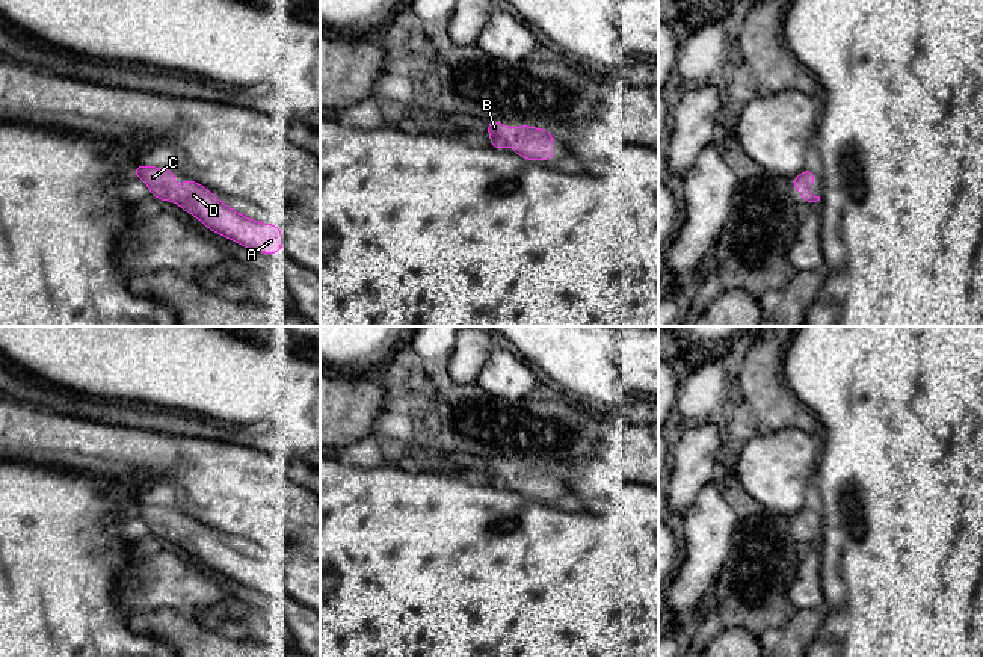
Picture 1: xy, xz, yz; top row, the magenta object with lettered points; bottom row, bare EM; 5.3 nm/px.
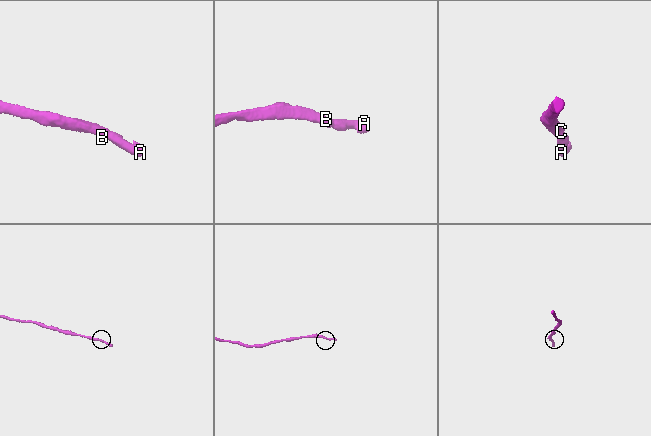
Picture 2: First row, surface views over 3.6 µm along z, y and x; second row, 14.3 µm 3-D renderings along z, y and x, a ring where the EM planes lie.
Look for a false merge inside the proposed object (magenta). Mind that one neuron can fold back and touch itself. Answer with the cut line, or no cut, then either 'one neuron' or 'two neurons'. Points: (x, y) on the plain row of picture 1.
no cut; one neuron

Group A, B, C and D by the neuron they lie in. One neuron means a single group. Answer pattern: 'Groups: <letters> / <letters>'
Groups: A B C D

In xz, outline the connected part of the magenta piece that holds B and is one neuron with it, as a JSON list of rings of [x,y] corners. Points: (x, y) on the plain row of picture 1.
[[[488,459],[489,485],[497,488],[509,488],[513,483],[513,491],[525,498],[551,498],[556,489],[556,482],[551,477],[551,468],[542,468],[530,464],[507,467],[498,459]]]

